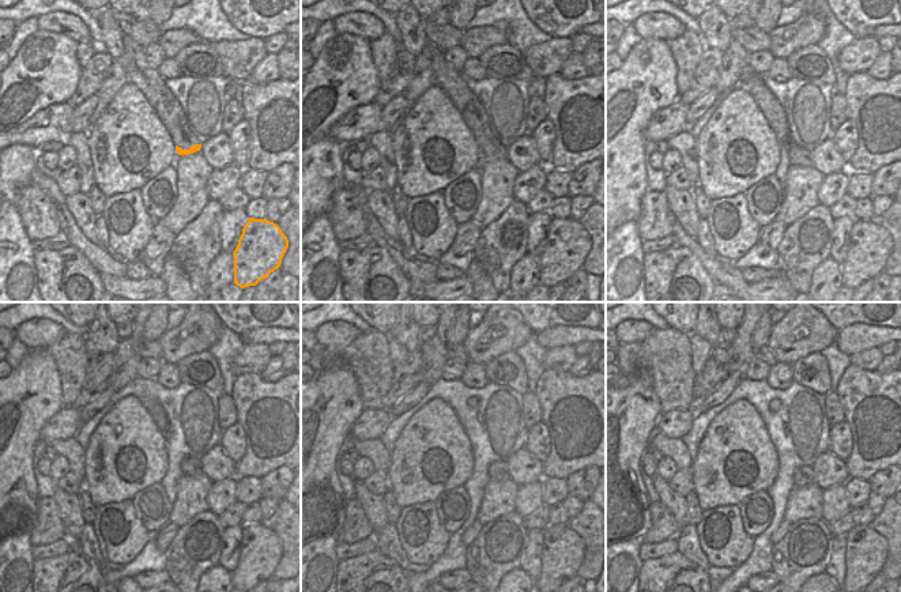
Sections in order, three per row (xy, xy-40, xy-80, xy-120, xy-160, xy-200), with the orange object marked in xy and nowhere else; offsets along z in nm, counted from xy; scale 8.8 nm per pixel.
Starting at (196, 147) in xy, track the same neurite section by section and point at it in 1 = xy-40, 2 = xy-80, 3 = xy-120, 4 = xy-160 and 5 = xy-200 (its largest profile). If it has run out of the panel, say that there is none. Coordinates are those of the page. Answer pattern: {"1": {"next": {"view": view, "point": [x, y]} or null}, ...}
{"1": {"next": {"view": "xy-40", "point": [490, 151]}}, "2": {"next": {"view": "xy-80", "point": [798, 157]}}, "3": {"next": {"view": "xy-120", "point": [191, 464]}}, "4": {"next": {"view": "xy-160", "point": [498, 470]}}, "5": {"next": {"view": "xy-200", "point": [803, 475]}}}

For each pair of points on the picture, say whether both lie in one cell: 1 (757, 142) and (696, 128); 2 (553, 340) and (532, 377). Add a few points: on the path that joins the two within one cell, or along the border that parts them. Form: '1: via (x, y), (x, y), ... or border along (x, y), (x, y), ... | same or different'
1: border along (720, 104), (696, 136) | different
2: border along (534, 334), (535, 339), (546, 350) | different

